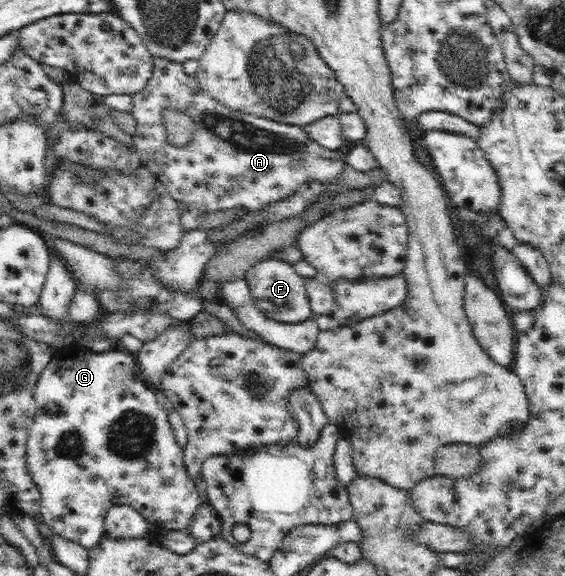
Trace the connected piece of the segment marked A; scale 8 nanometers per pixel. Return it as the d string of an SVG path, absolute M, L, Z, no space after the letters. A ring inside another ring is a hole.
M161 57L154 58L153 75L151 75L151 78L152 79L149 79L149 83L147 83L147 87L131 96L131 105L133 106L131 107L131 113L133 113L136 121L136 132L133 137L134 147L136 148L136 152L140 155L140 160L143 165L147 166L151 172L153 172L153 175L157 177L158 182L164 186L166 191L168 191L168 194L173 197L175 201L179 201L186 205L187 210L181 214L180 219L181 227L185 231L197 228L200 222L199 217L205 212L210 213L222 209L233 209L235 207L247 207L249 210L261 210L265 208L268 203L287 198L291 194L296 193L305 181L315 180L319 181L321 184L332 184L340 179L343 169L345 169L345 155L339 155L337 150L327 149L326 147L319 145L316 141L313 141L302 126L278 123L271 119L264 119L252 114L245 114L241 111L225 108L221 102L217 102L216 99L213 99L206 91L202 90L196 75L185 74L184 66L181 62L173 62ZM166 109L177 109L178 111L185 113L191 120L193 120L193 122L195 122L196 130L193 132L189 143L186 143L182 148L174 146L166 138L164 124L162 123L162 115Z

